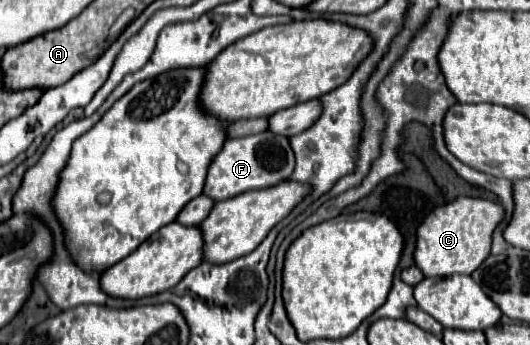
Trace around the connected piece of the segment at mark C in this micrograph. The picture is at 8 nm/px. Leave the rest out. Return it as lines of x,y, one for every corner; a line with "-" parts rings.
457,198
445,206
435,208
417,230
415,264
427,278
473,274
491,254
493,232
505,218
501,204
483,198

